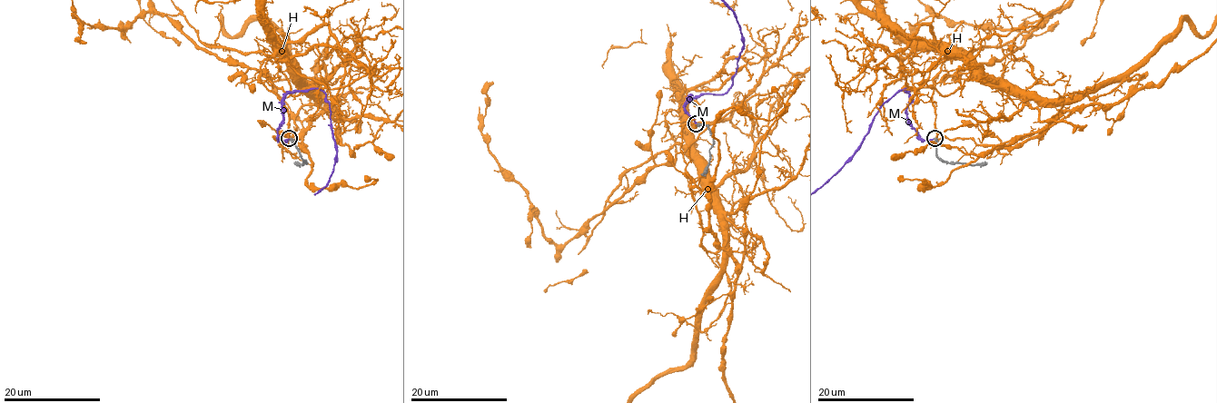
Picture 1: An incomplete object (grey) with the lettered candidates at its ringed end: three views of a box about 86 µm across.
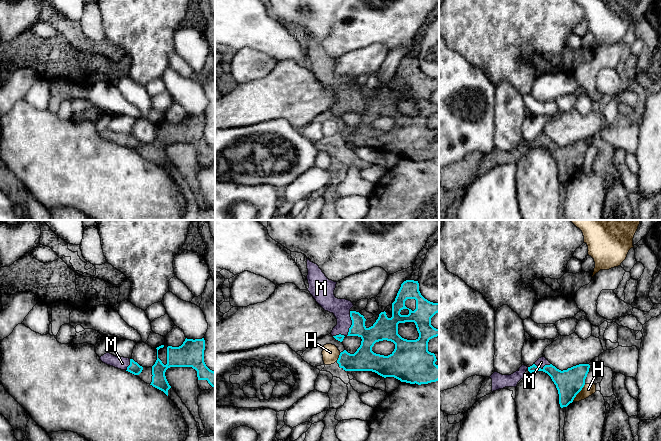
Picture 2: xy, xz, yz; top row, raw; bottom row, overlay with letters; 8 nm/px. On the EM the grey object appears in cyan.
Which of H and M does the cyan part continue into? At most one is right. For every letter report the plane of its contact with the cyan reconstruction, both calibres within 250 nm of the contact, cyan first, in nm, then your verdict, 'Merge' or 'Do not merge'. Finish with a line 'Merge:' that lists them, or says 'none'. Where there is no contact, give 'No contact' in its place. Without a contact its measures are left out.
H: Touches cyan in yz. Thickness 220 nm (cyan) against 90 nm. Do not merge
M: Touches cyan in xz. Thickness 170 nm (cyan) against 150 nm. Merge
Merge: M

